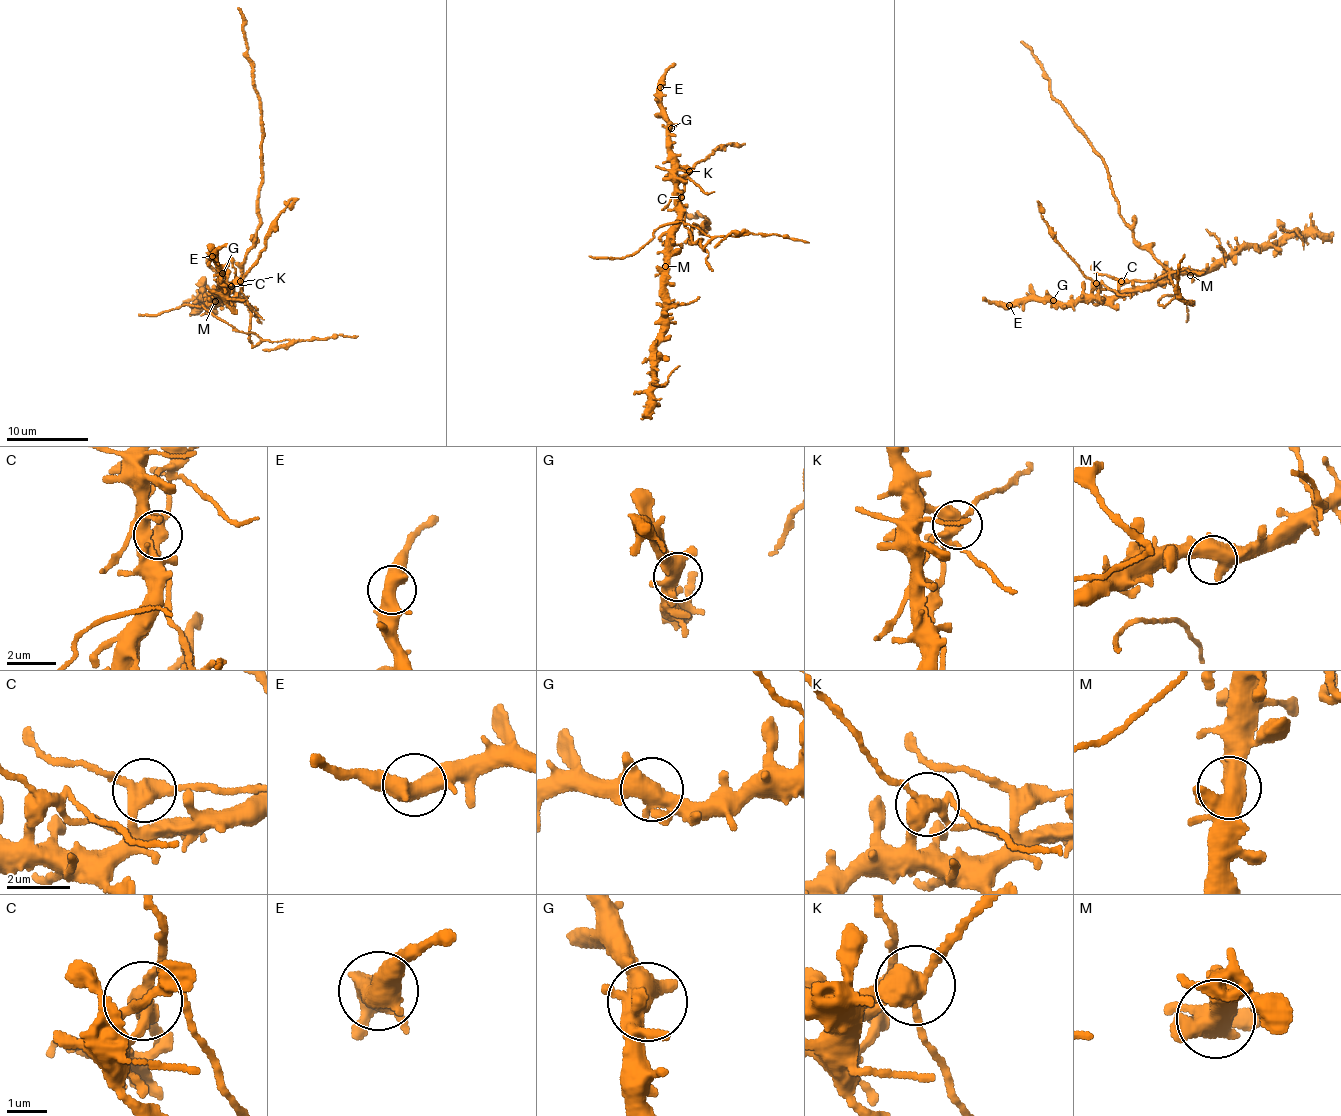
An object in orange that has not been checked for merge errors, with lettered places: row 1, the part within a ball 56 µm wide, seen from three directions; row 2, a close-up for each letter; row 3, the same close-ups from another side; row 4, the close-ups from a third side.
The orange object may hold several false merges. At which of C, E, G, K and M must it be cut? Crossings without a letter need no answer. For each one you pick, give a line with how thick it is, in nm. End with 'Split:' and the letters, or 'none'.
C: 400 nm
K: 440 nm
Split: C, K

